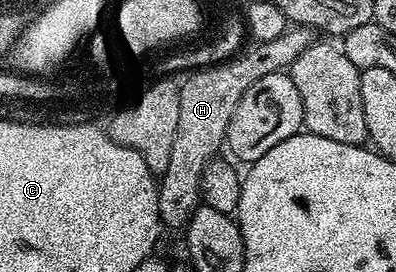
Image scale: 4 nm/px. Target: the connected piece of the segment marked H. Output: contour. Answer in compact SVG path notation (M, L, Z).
M296 25L286 26L279 37L266 43L254 42L253 47L246 46L244 50L227 59L222 63L214 63L212 66L206 66L192 73L186 74L181 83L181 93L179 95L179 129L175 129L175 145L171 145L171 161L167 161L167 169L159 176L159 186L157 196L159 197L159 213L161 222L166 228L178 227L184 228L189 222L193 212L197 210L202 202L201 197L201 178L207 169L207 165L218 158L220 149L225 143L225 134L227 125L231 125L231 113L235 113L235 105L259 81L259 77L267 77L276 71L285 73L292 67L295 61L299 61L306 49L315 41L315 32L311 27L298 27Z

